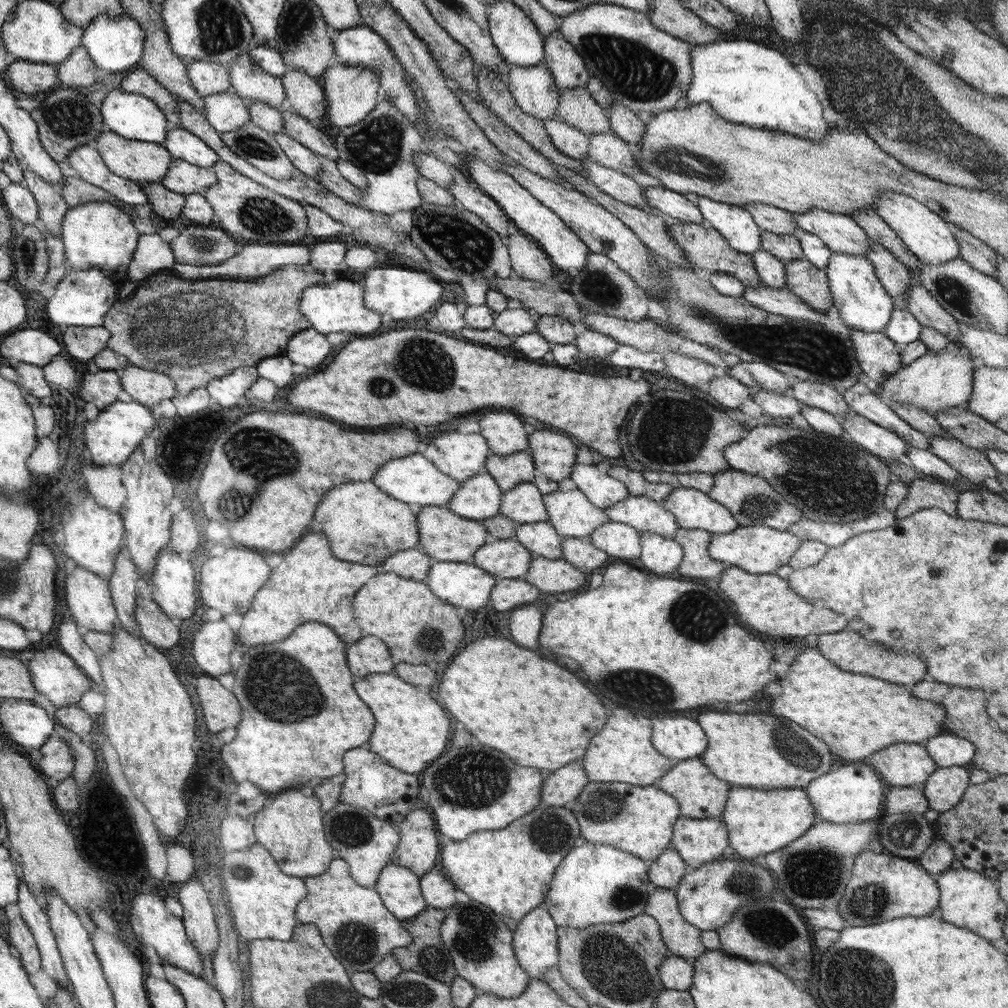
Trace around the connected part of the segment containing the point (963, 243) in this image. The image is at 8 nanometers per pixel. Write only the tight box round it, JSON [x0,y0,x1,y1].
[950,224,998,278]

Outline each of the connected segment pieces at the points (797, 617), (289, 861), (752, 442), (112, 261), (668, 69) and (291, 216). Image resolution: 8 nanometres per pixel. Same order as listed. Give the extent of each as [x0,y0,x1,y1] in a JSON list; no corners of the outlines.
[[718,566,847,642],[254,789,336,878],[724,424,890,522],[60,201,138,283],[558,3,693,113],[204,160,344,244]]

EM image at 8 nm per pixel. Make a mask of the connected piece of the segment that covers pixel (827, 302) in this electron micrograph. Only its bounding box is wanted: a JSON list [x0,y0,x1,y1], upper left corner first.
[785,258,833,313]

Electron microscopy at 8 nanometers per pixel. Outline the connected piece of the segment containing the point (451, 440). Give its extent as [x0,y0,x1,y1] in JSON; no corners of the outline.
[423,432,492,483]

